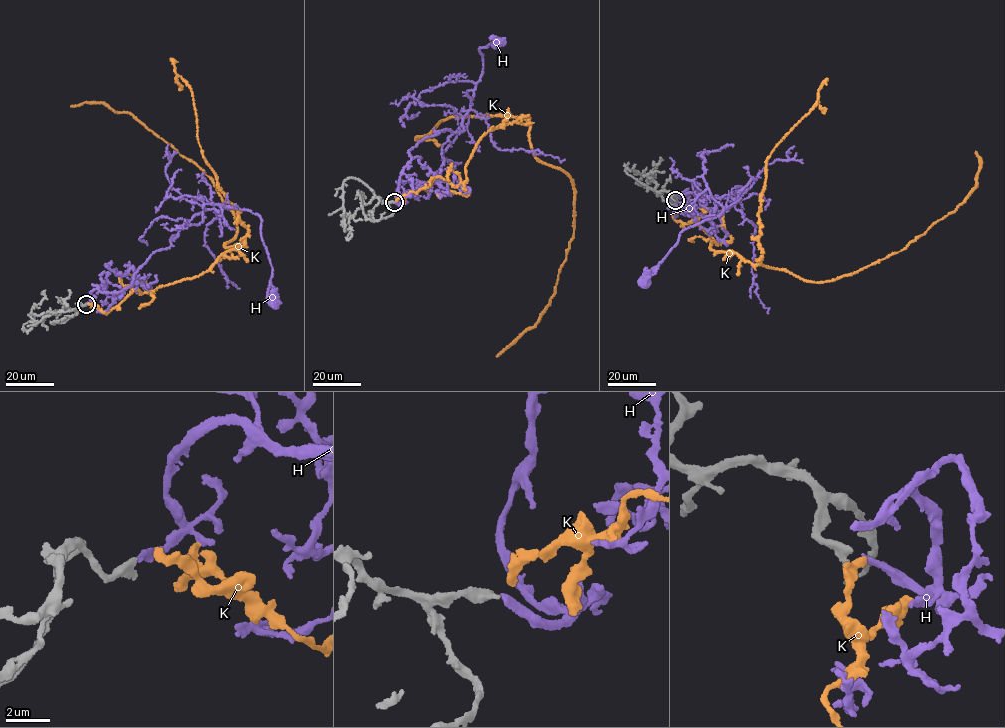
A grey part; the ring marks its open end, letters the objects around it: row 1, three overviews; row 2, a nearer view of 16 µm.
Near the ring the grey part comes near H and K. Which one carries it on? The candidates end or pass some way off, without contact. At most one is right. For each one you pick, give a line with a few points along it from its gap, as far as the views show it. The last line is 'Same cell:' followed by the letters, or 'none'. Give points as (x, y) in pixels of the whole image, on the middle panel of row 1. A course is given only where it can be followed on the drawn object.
H: it runs (395, 202), (402, 204), (395, 197), (409, 150), (435, 132), (463, 130), (483, 71), (479, 49), (498, 41)
Same cell: H

